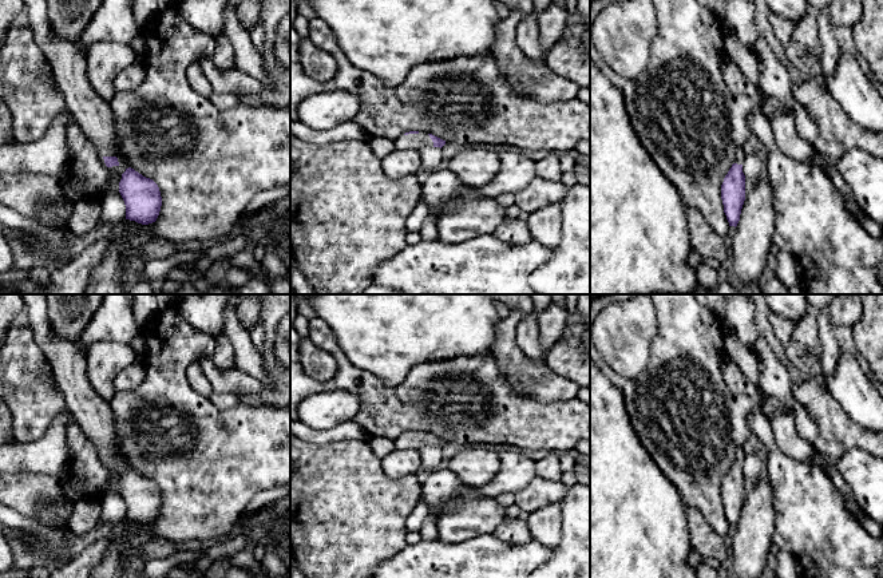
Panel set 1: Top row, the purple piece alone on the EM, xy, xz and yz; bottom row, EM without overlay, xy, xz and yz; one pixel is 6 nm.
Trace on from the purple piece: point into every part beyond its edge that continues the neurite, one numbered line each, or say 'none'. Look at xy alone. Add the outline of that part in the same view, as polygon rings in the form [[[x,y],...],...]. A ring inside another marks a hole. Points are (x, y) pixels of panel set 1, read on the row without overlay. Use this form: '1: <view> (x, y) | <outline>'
1: xy (94, 415) | [[[45,294],[20,296],[28,310],[29,328],[52,365],[56,384],[64,395],[67,408],[98,448],[100,458],[116,456],[119,464],[112,466],[112,468],[123,474],[127,467],[118,447],[112,411],[110,403],[103,400],[90,384],[87,352],[52,332]]]

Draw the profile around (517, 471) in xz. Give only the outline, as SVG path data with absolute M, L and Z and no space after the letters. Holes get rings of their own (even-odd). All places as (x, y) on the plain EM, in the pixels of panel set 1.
M504 451L499 459L498 474L487 484L475 488L476 495L495 499L506 492L515 494L536 476L535 462L522 454Z

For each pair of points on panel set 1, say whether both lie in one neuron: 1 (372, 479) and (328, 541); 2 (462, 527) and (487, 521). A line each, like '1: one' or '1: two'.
1: one
2: one

